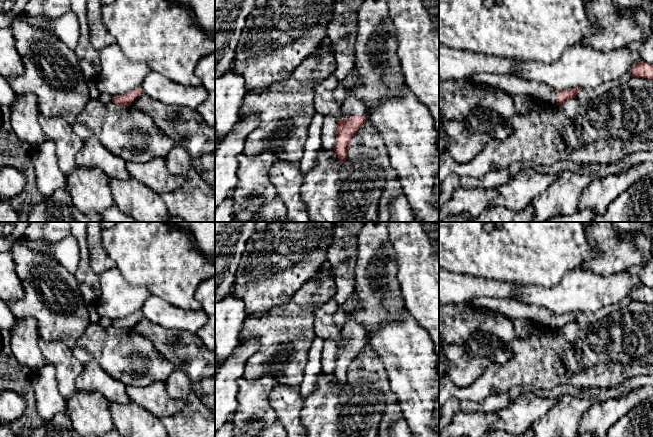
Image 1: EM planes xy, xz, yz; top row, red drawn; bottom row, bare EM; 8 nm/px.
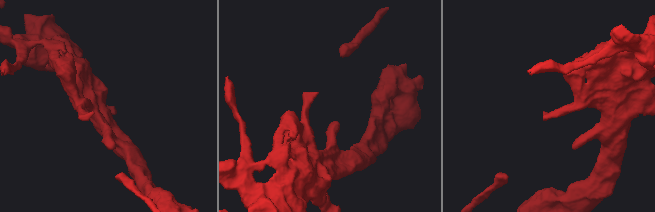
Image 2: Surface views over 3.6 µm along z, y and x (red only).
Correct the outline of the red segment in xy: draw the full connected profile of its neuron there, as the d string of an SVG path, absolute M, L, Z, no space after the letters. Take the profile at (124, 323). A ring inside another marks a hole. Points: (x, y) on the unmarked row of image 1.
M138 310L127 317L112 320L112 326L118 329L133 329L142 318L144 318L142 311Z

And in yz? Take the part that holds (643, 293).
M641 285L638 288L632 290L628 297L632 301L640 302L645 301L648 303L653 303L653 288L649 288L645 285Z

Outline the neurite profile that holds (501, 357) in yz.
M497 350L492 358L492 362L504 364L513 358L513 352L511 350L501 351Z

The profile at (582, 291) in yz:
M584 269L566 272L551 288L512 284L521 303L547 308L556 315L572 312L591 314L619 303L642 285L637 277L626 272L605 276Z

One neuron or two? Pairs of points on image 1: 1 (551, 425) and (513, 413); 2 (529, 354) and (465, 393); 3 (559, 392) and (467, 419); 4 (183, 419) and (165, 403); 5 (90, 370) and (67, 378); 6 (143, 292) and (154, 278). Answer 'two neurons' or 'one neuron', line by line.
1: two neurons
2: one neuron
3: two neurons
4: two neurons
5: two neurons
6: two neurons

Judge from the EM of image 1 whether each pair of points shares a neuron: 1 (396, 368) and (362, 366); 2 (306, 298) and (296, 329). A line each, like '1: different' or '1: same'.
1: different
2: same

